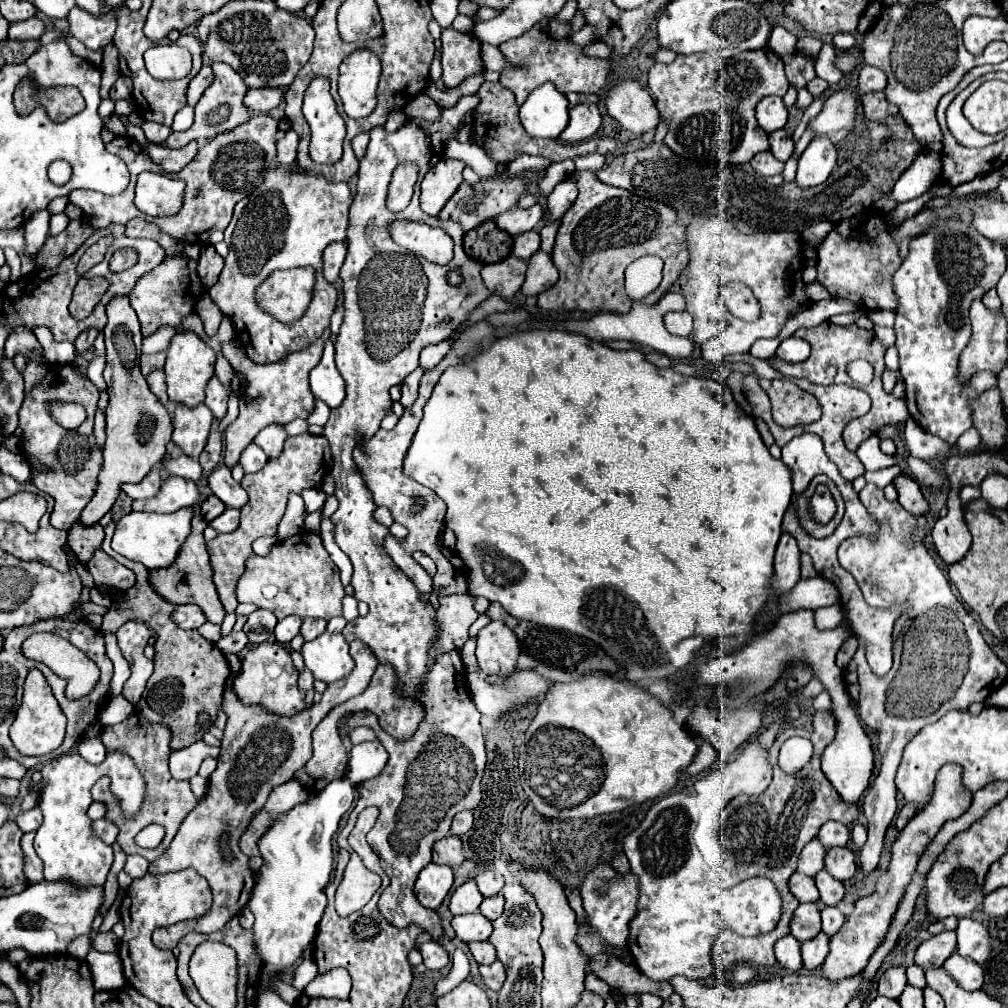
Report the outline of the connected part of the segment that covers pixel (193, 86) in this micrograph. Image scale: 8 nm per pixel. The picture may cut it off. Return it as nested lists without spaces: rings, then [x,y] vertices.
[[[205,64],[199,70],[199,74],[189,82],[189,88],[187,88],[187,104],[189,106],[195,106],[199,102],[199,98],[201,98],[201,94],[209,88],[209,84],[211,84],[211,66]]]

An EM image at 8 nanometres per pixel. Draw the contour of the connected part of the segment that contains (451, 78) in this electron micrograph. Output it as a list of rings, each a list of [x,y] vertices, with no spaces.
[[[447,28],[441,34],[441,42],[443,82],[447,88],[455,88],[463,82],[465,76],[483,72],[481,42],[475,36]]]

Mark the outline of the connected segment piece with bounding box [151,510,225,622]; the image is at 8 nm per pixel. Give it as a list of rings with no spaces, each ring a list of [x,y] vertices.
[[[197,510],[191,520],[191,534],[187,536],[185,544],[181,546],[181,552],[179,552],[175,564],[171,564],[169,568],[161,568],[161,570],[151,572],[151,584],[155,584],[157,592],[165,600],[171,600],[176,605],[197,604],[205,612],[209,622],[223,622],[225,610],[223,610],[223,606],[217,598],[215,586],[213,586],[213,572],[211,572],[209,556],[205,550],[205,540],[203,540],[205,528],[207,528],[207,520]]]

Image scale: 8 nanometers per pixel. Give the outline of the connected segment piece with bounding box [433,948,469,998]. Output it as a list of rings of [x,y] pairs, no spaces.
[[[457,948],[455,954],[453,954],[453,966],[451,966],[451,972],[449,972],[449,976],[445,976],[445,978],[437,984],[435,996],[433,996],[433,998],[439,998],[439,996],[451,992],[451,990],[457,988],[467,976],[469,976],[469,958],[465,956],[463,950]]]

